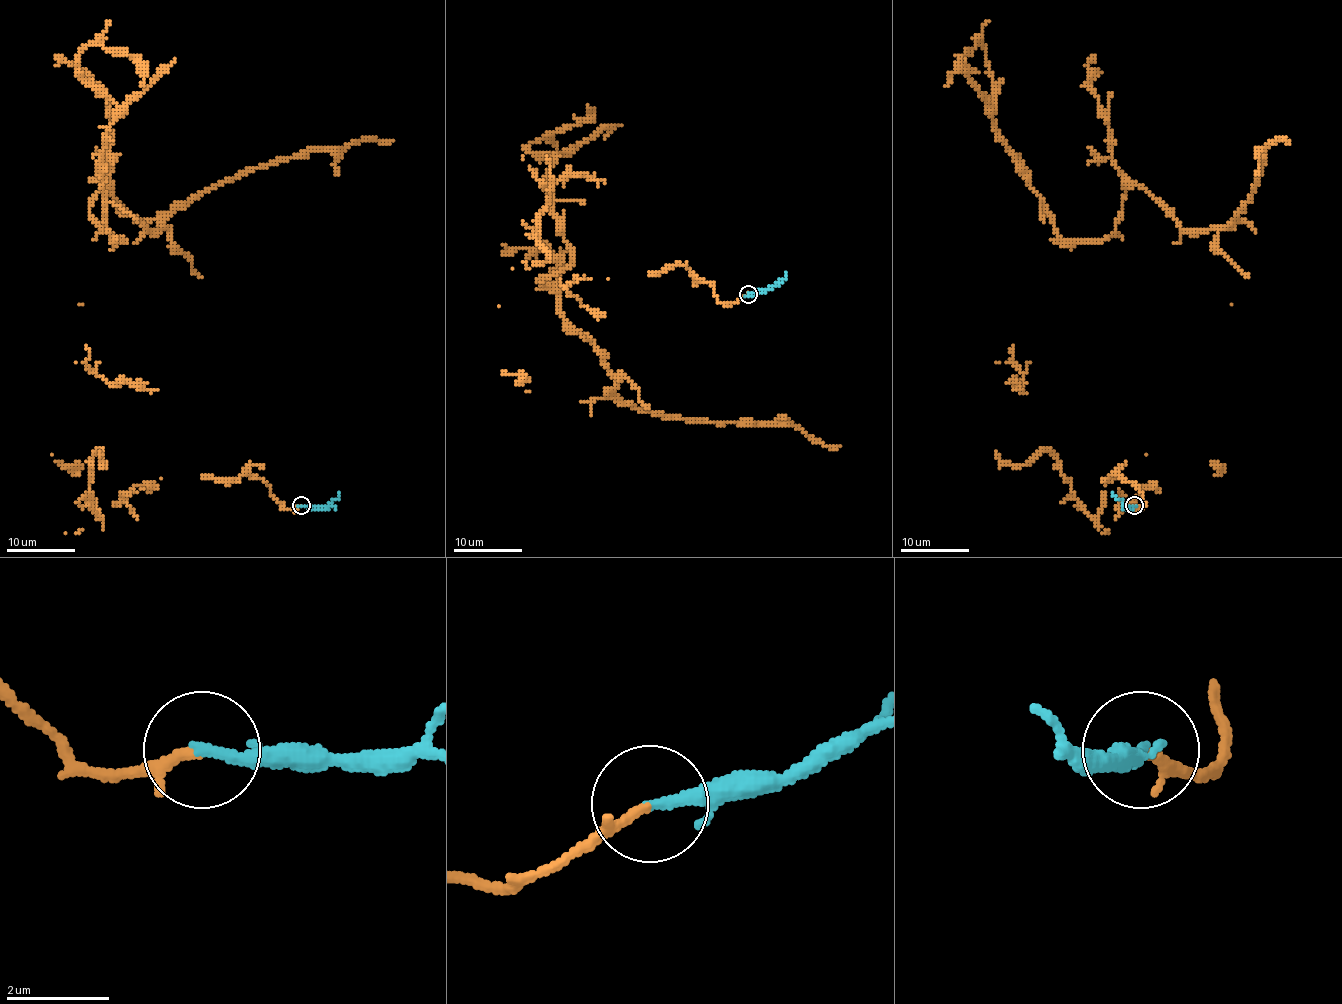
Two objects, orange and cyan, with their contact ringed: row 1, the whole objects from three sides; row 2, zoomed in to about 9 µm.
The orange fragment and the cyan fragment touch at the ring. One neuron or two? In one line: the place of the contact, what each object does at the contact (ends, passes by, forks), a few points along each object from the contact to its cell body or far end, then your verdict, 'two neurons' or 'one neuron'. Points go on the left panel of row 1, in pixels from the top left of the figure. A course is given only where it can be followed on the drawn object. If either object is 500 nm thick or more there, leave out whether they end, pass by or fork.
place (301, 505); orange passes by; cyan passes by; course orange (300, 505), (242, 474), (92, 510), (124, 240), (90, 201), (158, 232), (392, 141); course cyan (300, 505), (327, 507), (339, 493); one neuron

